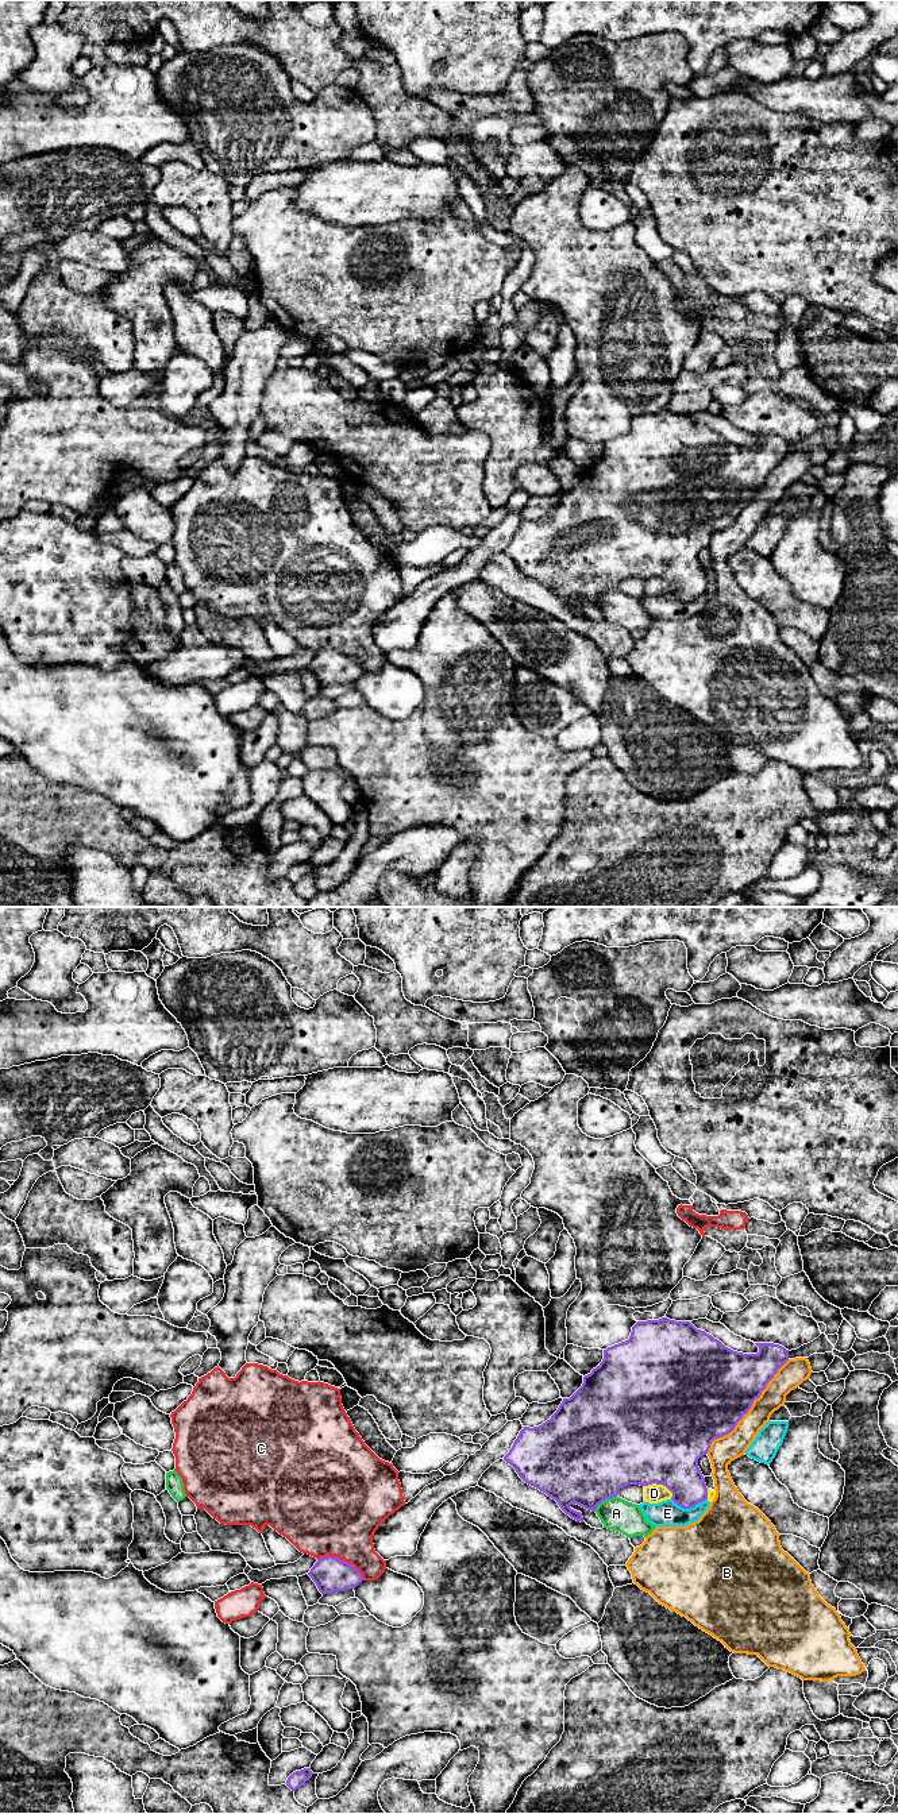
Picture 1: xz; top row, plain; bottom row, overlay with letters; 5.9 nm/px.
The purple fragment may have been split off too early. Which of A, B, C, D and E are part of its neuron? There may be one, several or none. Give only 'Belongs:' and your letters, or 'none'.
Belongs: C

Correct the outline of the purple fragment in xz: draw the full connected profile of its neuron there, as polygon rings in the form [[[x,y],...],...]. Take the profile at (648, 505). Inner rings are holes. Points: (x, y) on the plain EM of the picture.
[[[667,410],[659,413],[637,414],[632,420],[628,433],[614,437],[604,443],[602,455],[583,470],[582,479],[570,490],[563,491],[558,503],[550,513],[539,520],[524,520],[514,533],[504,553],[509,556],[519,570],[528,578],[546,586],[555,593],[560,602],[571,611],[585,615],[582,606],[570,601],[577,597],[587,603],[596,605],[597,599],[608,593],[618,588],[618,584],[628,578],[648,579],[652,576],[666,579],[671,586],[671,593],[683,602],[694,601],[697,597],[708,593],[708,580],[705,571],[698,560],[698,552],[708,547],[714,532],[731,526],[737,516],[748,506],[754,494],[760,490],[767,476],[774,471],[778,463],[789,454],[789,443],[774,436],[755,436],[759,440],[758,447],[743,447],[725,440],[720,433],[714,432],[705,424],[697,422],[690,414],[675,414]]]

